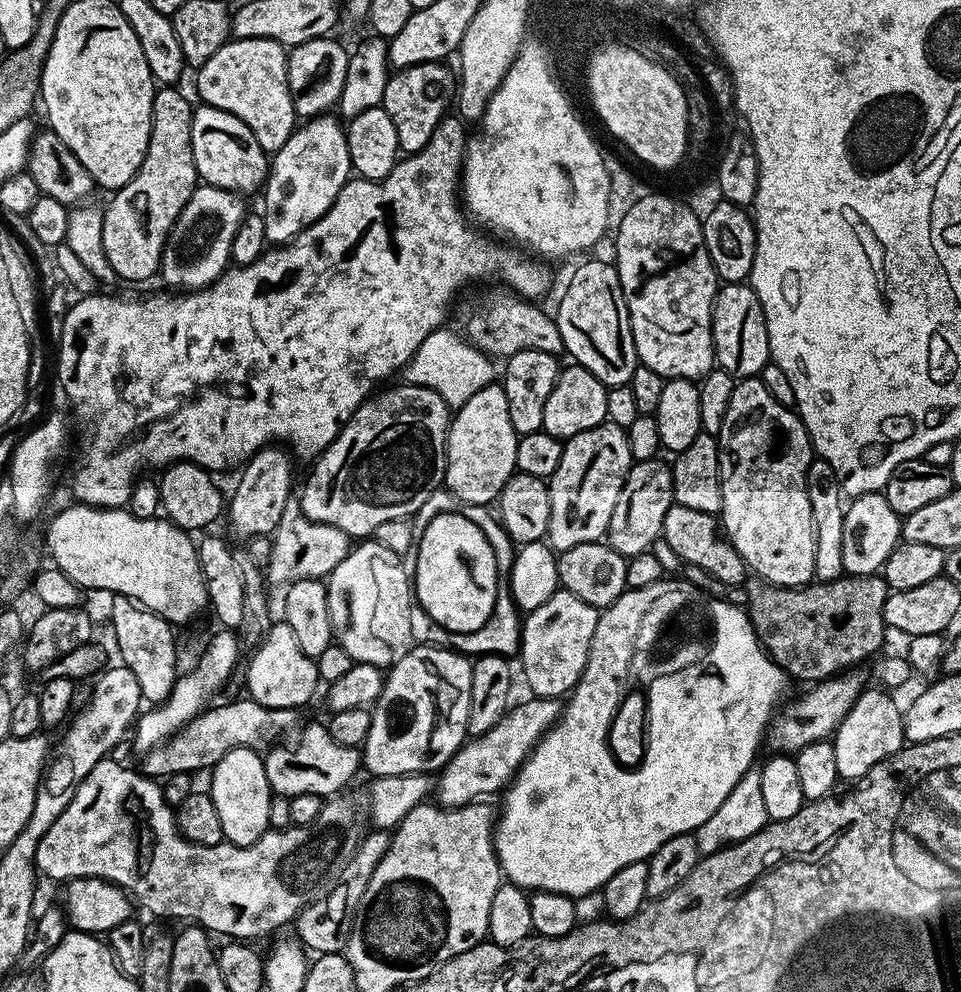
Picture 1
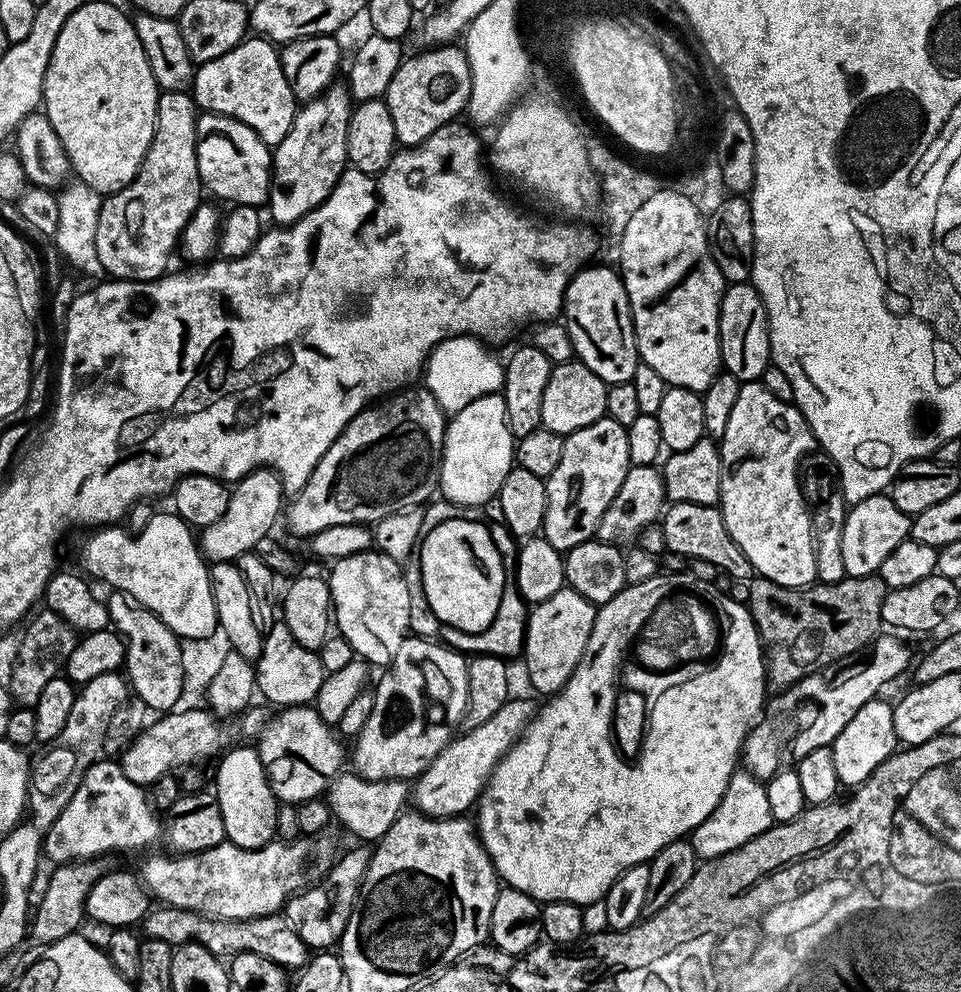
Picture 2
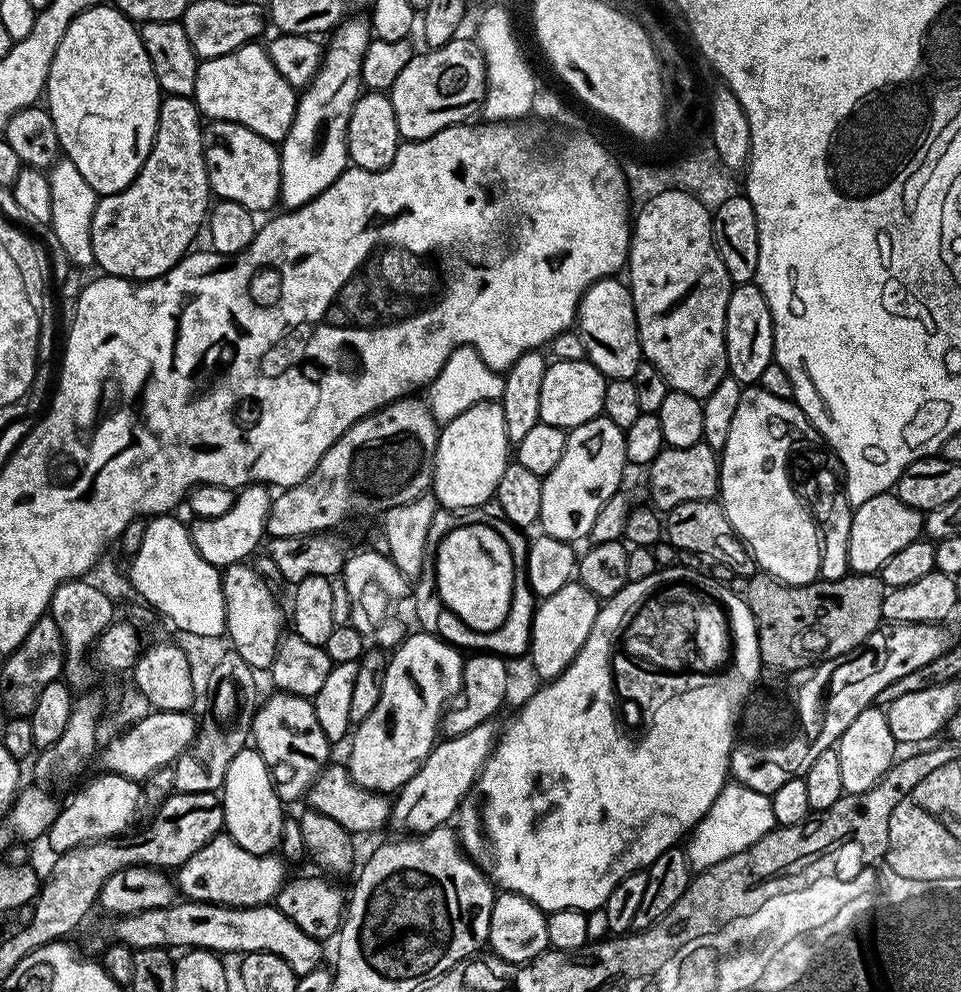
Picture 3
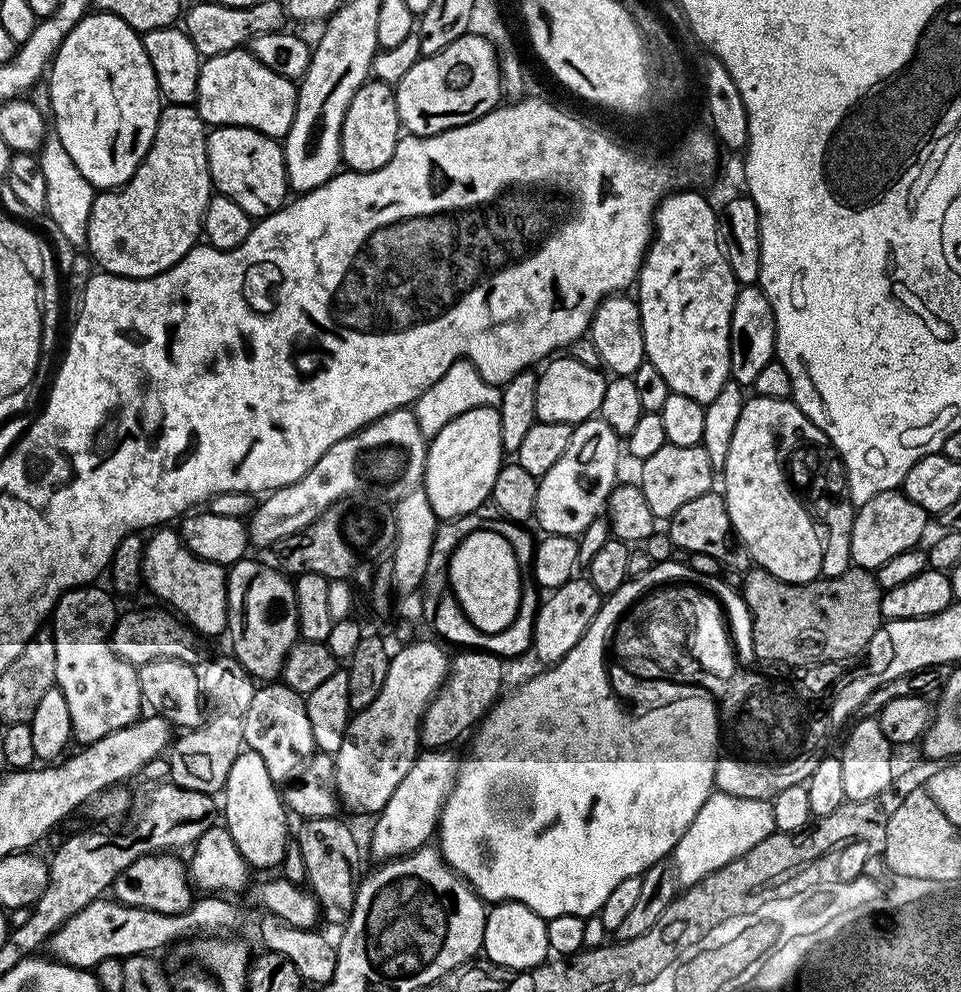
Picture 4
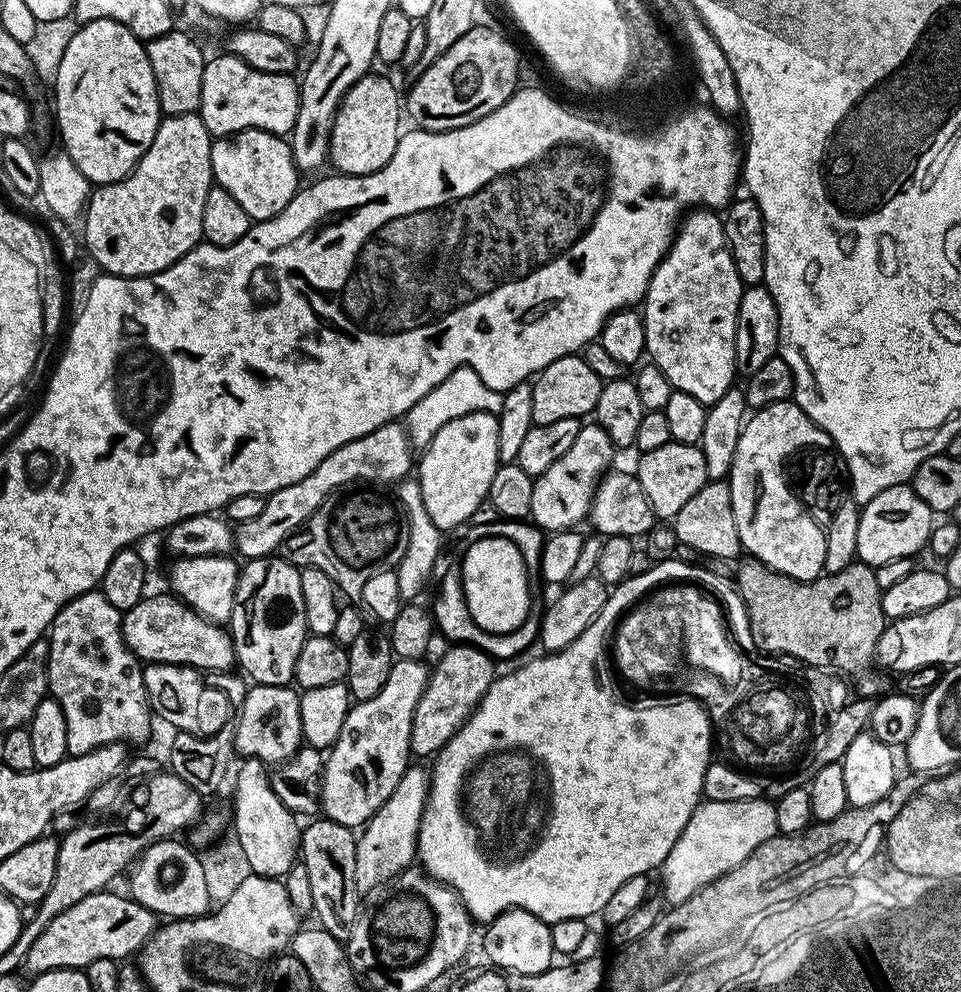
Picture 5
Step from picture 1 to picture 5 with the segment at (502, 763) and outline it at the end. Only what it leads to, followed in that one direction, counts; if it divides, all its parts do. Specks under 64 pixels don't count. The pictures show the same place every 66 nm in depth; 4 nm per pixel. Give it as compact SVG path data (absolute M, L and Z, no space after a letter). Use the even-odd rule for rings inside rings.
M410 766L402 774L398 786L394 786L394 794L390 794L386 802L382 802L377 812L367 817L356 838L354 882L357 892L367 894L386 881L392 880L404 869L413 867L417 859L416 839L420 829L420 819L428 801L429 787L429 769Z

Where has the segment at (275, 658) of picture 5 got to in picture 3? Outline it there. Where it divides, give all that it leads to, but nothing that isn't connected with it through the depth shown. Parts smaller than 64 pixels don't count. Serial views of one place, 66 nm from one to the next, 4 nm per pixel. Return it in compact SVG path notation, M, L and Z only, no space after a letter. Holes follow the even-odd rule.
M241 562L223 569L224 614L226 636L231 647L255 670L271 669L276 646L280 643L286 616L280 613L280 604L272 597L268 584L251 568L251 563Z

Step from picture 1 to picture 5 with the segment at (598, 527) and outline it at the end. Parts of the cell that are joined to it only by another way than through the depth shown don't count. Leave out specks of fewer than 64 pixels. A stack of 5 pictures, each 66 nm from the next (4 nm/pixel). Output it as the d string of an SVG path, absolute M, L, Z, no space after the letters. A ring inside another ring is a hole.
M588 422L581 427L574 446L550 466L541 476L534 480L534 498L532 499L531 519L537 528L545 533L566 532L577 527L580 519L587 517L592 511L592 495L596 492L596 485L601 476L609 471L614 453L614 445L595 422Z

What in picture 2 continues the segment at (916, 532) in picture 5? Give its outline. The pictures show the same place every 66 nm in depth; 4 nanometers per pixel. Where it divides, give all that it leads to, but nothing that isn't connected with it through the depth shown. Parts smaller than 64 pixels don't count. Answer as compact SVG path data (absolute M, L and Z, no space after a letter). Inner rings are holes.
M891 495L871 496L847 509L842 530L842 566L845 576L870 576L879 573L882 562L894 551L894 546L909 539L910 517L894 506Z

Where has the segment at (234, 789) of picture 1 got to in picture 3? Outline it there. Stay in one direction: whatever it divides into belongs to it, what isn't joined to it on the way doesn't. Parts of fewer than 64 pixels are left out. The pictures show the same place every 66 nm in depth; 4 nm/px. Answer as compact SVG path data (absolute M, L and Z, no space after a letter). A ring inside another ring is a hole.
M244 747L240 753L235 754L233 761L226 770L222 787L222 799L224 802L224 832L232 837L242 850L250 850L250 854L267 856L275 853L280 847L280 834L286 812L280 809L282 801L276 792L276 785L272 783L272 775L268 772L266 762L262 762L262 754L258 754L255 747Z

